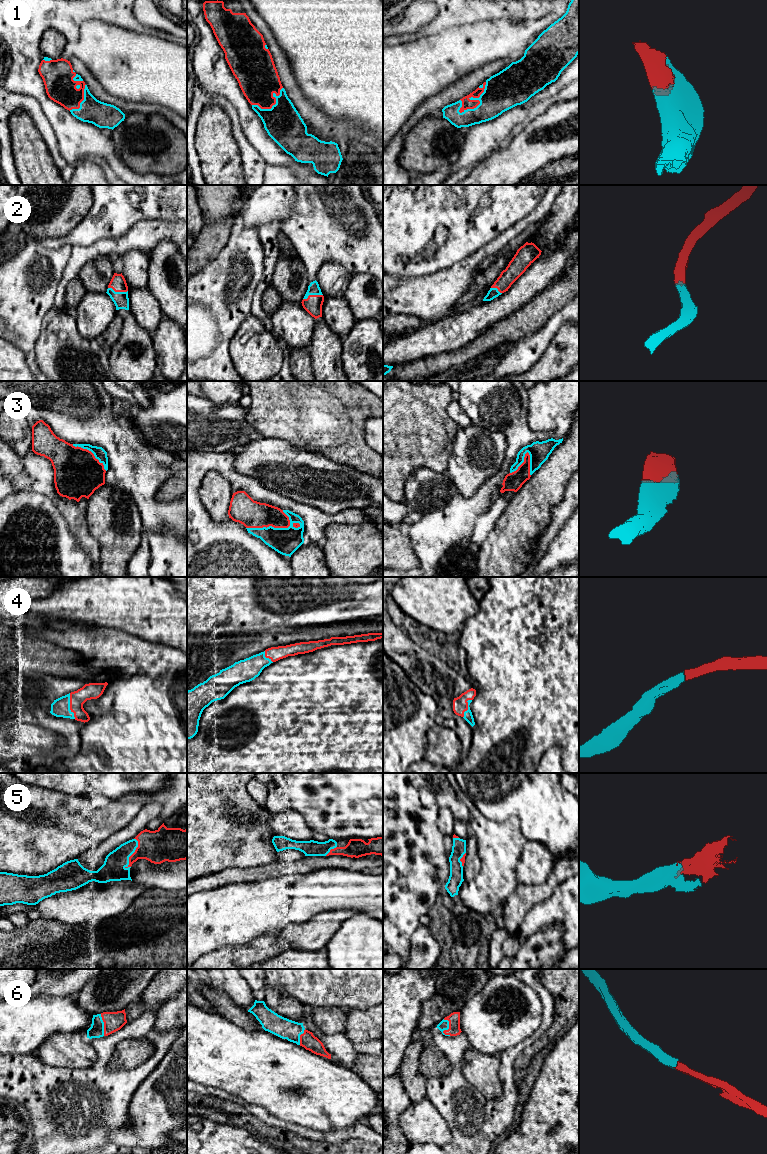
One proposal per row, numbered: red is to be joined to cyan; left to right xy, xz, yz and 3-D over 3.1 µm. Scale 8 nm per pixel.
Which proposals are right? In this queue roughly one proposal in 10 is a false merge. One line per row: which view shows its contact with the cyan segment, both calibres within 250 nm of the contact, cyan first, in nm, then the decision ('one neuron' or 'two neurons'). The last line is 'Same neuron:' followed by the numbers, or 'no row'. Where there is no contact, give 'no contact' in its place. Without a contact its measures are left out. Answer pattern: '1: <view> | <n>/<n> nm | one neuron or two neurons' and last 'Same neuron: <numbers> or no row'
1: yz | 300/80 nm | one neuron
2: xz | 100/140 nm | one neuron
3: xz | 220/220 nm | one neuron
4: xy | 150/130 nm | one neuron
5: xy | 190/260 nm | one neuron
6: yz | 80/100 nm | one neuron
Same neuron: 1, 2, 3, 4, 5, 6

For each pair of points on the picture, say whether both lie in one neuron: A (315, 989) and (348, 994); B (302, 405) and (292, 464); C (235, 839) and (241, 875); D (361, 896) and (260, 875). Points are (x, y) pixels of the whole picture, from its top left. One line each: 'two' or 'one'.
A: one
B: two
C: two
D: two

